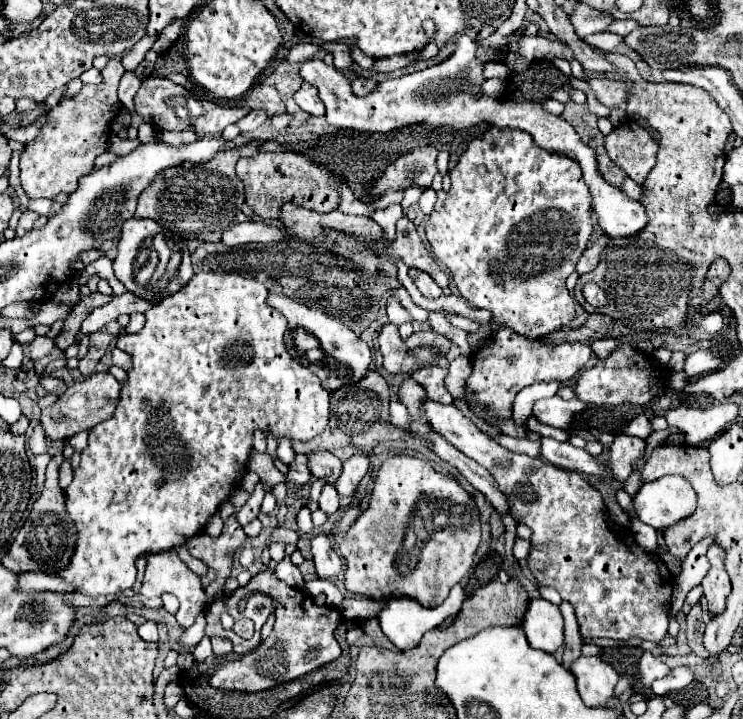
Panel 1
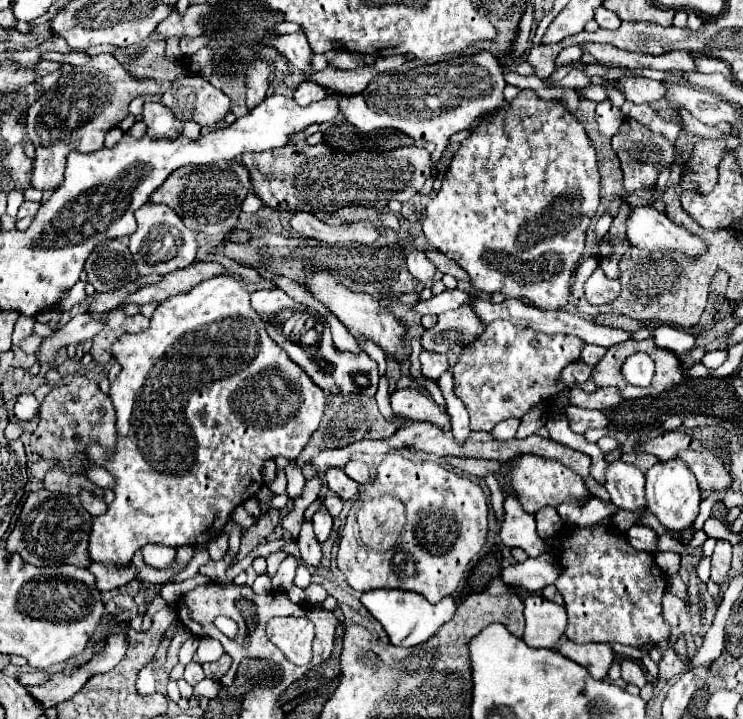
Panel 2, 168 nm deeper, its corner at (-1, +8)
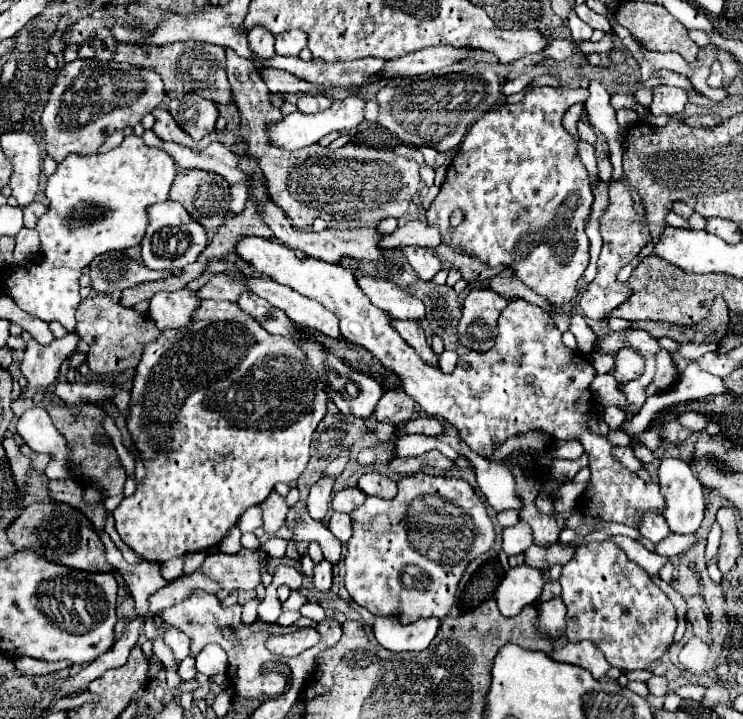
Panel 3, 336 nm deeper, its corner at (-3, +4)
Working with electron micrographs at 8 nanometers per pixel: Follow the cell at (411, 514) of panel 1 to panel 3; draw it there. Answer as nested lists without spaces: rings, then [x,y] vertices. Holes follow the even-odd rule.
[[[419,471],[415,475],[403,475],[397,481],[397,489],[399,491],[393,499],[387,501],[381,497],[367,497],[365,503],[351,513],[353,537],[347,543],[345,555],[345,587],[353,601],[367,607],[375,615],[397,613],[405,619],[405,623],[419,617],[443,619],[456,602],[457,587],[467,565],[493,545],[493,523],[481,497],[465,479],[427,475]]]

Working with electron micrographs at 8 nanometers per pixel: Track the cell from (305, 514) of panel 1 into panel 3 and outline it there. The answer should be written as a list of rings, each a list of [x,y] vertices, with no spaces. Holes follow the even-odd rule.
[[[327,559],[315,563],[315,569],[313,569],[313,581],[315,581],[315,587],[319,591],[329,591],[331,589],[331,563]]]

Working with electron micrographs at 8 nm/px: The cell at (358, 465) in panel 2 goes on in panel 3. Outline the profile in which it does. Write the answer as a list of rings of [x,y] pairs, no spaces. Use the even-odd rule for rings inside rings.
[[[369,471],[369,473],[363,473],[357,481],[359,489],[367,495],[377,495],[377,497],[383,497],[383,499],[391,499],[395,497],[397,493],[397,483],[381,473],[375,473],[375,471]]]

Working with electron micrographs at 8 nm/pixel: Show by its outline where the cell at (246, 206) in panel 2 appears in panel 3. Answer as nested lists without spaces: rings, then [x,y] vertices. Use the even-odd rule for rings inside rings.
[[[231,185],[231,205],[229,209],[233,213],[241,213],[245,209],[247,203],[247,191],[243,185]]]

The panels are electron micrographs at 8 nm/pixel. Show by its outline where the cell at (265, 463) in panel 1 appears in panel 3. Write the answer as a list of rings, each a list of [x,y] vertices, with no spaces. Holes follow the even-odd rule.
[[[273,491],[265,499],[265,503],[261,503],[261,509],[263,509],[263,529],[265,529],[265,533],[275,535],[277,529],[283,525],[289,507],[285,505],[283,497],[277,491]]]

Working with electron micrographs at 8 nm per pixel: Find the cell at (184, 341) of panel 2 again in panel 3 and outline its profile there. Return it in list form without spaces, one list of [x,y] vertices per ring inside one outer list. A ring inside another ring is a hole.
[[[203,299],[201,307],[193,311],[193,319],[189,325],[181,329],[165,329],[157,341],[147,343],[141,355],[141,363],[135,367],[133,377],[133,389],[131,389],[131,401],[129,401],[129,415],[125,419],[127,431],[131,433],[131,439],[141,453],[143,465],[147,469],[145,479],[137,485],[137,491],[131,497],[125,497],[121,505],[113,511],[115,515],[115,527],[117,533],[121,533],[121,541],[131,547],[141,559],[147,561],[167,561],[177,555],[195,553],[195,551],[207,551],[211,547],[217,547],[221,539],[227,535],[231,527],[237,525],[239,517],[245,509],[251,505],[259,505],[267,495],[273,491],[275,483],[283,481],[295,481],[301,471],[305,469],[309,461],[309,445],[313,431],[317,429],[319,421],[327,413],[327,393],[323,391],[323,381],[313,371],[313,367],[307,363],[305,353],[285,337],[269,335],[251,315],[245,315],[245,311],[237,309],[237,303],[233,301],[215,301],[215,299]]]

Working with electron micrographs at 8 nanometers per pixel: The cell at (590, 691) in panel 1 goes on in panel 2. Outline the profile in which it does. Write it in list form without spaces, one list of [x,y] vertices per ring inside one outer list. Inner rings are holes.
[[[561,639],[557,651],[567,659],[583,665],[593,679],[607,677],[607,671],[613,663],[613,649],[607,643],[583,643],[577,645],[569,639]]]

